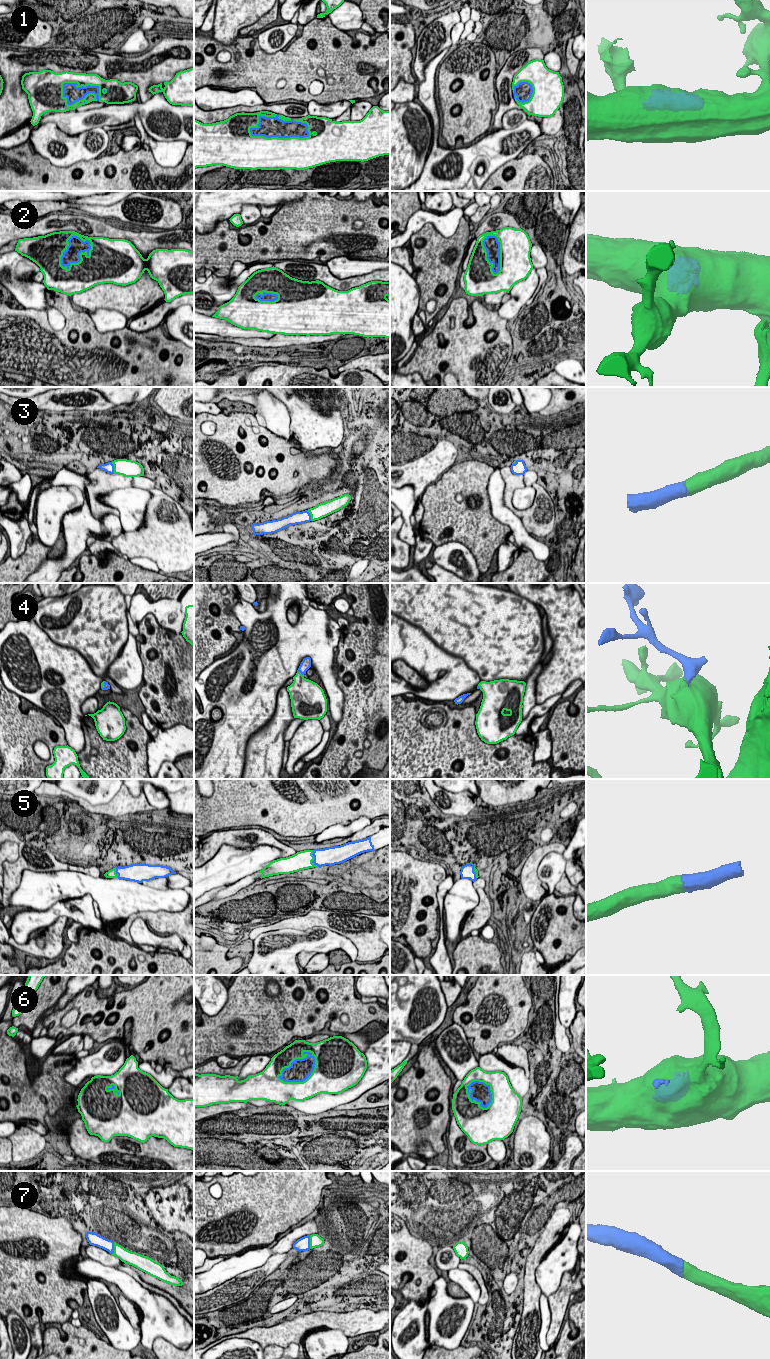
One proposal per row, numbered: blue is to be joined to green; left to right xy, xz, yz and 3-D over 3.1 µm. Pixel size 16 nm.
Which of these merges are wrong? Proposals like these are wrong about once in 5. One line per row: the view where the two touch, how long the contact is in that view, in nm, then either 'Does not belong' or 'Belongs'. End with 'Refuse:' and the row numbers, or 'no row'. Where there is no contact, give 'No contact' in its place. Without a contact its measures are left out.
1: Touches green in xz. Shared border 1000 nm. Belongs
2: Touches green in xy. Shared border 600 nm. Belongs
3: Touches green in xy. Shared border 200 nm. Belongs
4: Touches green in xz. Shared border 130 nm. Belongs
5: Touches green in xz. Shared border 280 nm. Belongs
6: Touches green in xz. Shared border 700 nm. Belongs
7: Touches green in xz. Shared border 220 nm. Belongs
Refuse: no row

